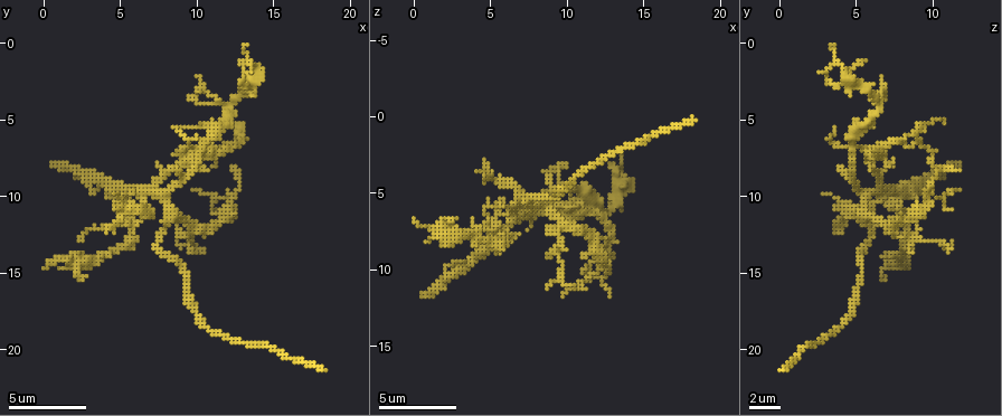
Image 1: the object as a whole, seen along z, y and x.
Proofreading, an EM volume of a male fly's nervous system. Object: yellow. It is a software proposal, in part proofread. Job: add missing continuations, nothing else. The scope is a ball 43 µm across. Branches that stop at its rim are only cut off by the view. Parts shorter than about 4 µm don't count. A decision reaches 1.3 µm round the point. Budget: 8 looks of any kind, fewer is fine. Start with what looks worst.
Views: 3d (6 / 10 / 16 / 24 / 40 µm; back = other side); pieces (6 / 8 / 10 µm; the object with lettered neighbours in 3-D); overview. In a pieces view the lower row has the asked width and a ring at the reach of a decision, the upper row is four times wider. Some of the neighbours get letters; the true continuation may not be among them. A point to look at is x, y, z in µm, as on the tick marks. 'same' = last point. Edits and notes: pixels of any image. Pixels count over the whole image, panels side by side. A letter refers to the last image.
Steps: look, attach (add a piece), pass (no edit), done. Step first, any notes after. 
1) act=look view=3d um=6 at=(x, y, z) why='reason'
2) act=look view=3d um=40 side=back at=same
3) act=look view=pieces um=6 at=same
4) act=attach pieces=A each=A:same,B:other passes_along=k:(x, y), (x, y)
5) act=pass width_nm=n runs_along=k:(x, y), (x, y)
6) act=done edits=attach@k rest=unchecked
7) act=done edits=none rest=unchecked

act=look view=pieces um=10 at=(13.0, 0.4, 3.6) why='branch stops here'

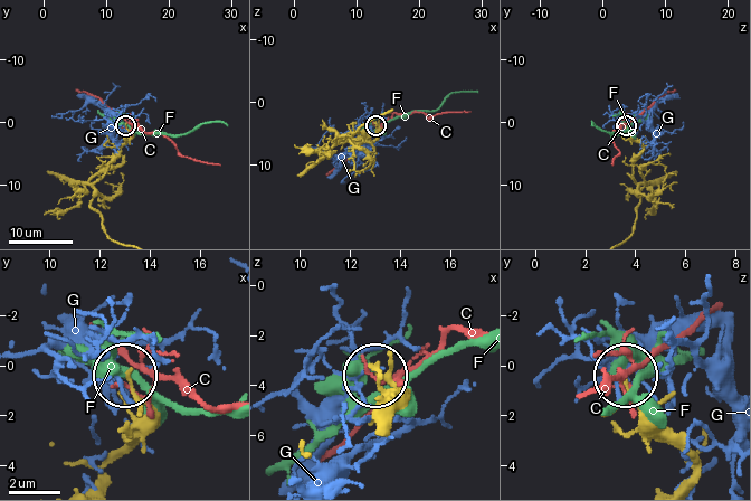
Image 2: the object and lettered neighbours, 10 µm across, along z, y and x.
act=pass each=C:other,F:other,G:other runs_along=2:(120, 452), (145, 407), (129, 377) found='no lettered piece goes on from it'

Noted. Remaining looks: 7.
act=look view=pieces um=6 at=(8.6, 5.6, 3.4) why='tapers out'

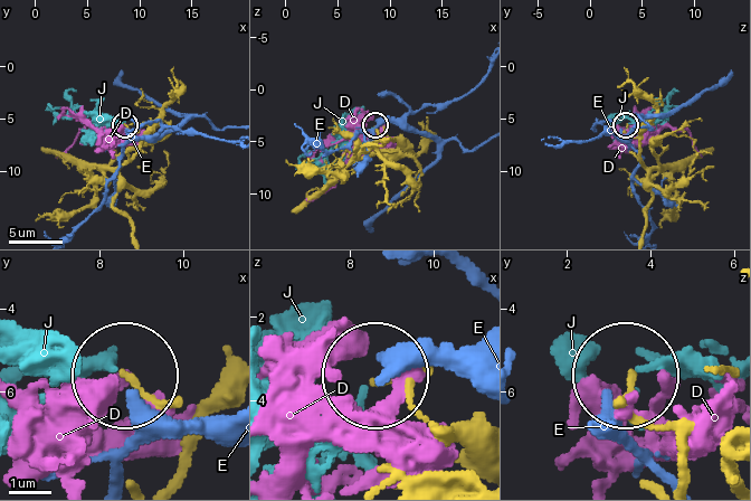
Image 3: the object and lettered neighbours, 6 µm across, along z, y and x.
act=attach pieces=J width_nm=120 each=D:other,E:other,J:same found='it goes on there'

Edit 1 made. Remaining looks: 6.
act=look view=overview why='see it whole again'

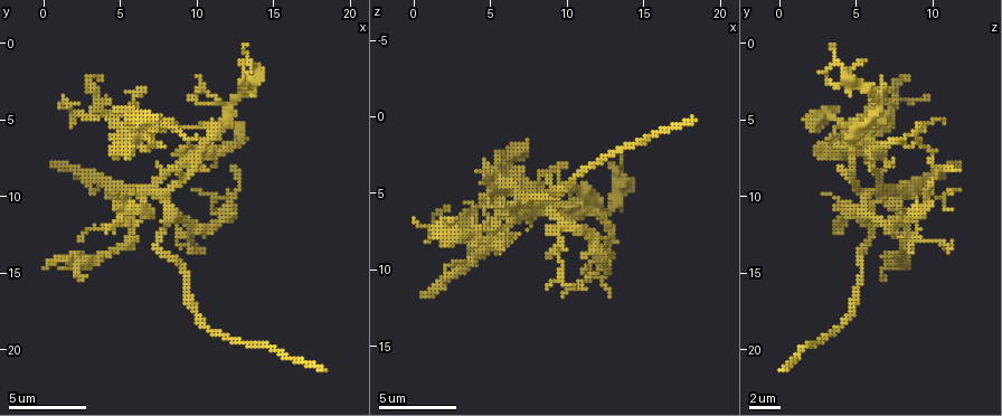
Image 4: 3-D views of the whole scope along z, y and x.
act=look view=pieces um=8 at=(2.0, 3.8, 6.0) why='tapers out'

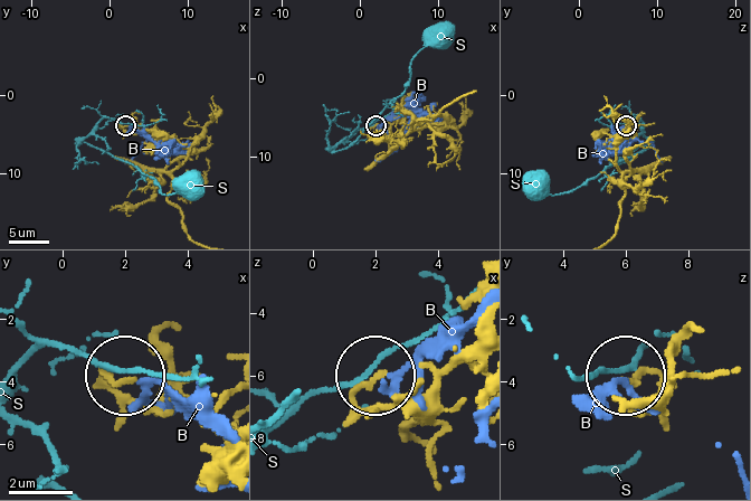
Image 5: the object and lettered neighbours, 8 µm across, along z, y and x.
act=pass each=B:other,S:other found='no lettered piece goes on from it'

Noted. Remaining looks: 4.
act=look view=pieces um=10 at=(4.0, 12.2, 3.6) why='thin end'

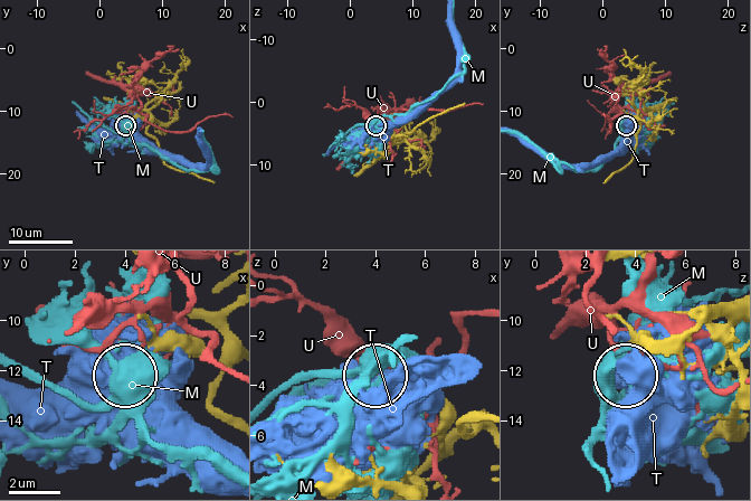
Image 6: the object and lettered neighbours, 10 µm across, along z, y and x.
act=pass each=M:other,T:other,U:other found='no lettered piece goes on from it'

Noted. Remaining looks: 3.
act=done edits=attach@3 rest=unchecked

